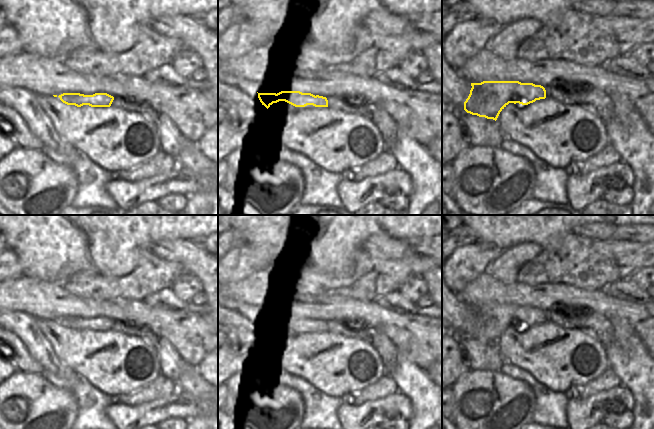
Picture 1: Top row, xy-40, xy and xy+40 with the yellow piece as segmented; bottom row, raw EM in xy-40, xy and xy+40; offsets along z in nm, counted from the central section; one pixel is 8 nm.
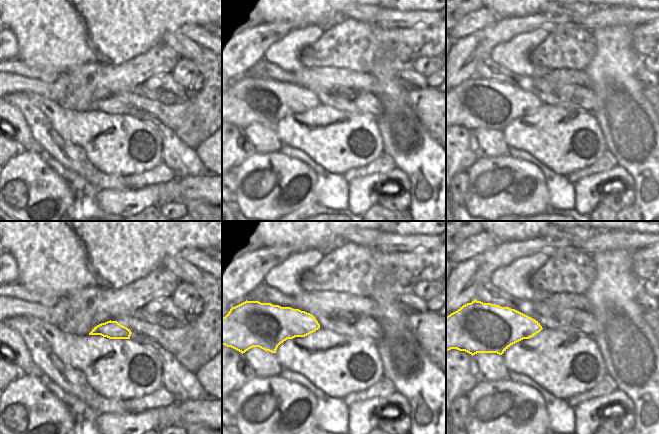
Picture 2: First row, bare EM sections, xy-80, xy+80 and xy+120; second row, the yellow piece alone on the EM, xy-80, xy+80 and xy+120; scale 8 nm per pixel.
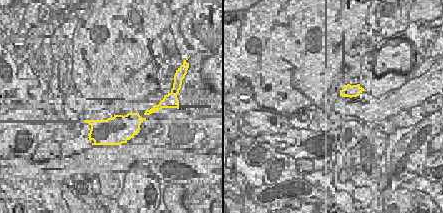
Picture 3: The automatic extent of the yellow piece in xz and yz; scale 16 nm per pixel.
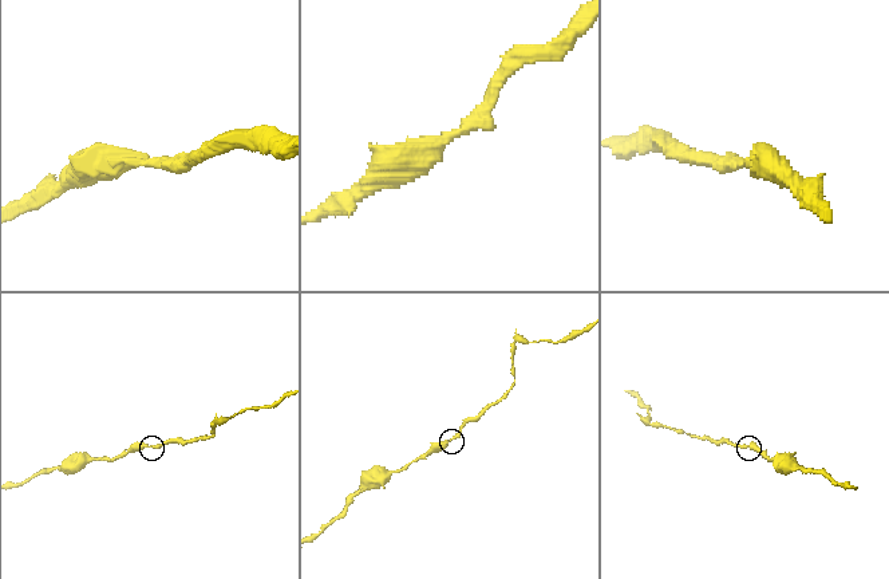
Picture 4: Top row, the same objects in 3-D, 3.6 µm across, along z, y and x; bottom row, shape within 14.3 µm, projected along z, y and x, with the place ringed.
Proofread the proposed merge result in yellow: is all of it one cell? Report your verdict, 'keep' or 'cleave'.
keep

